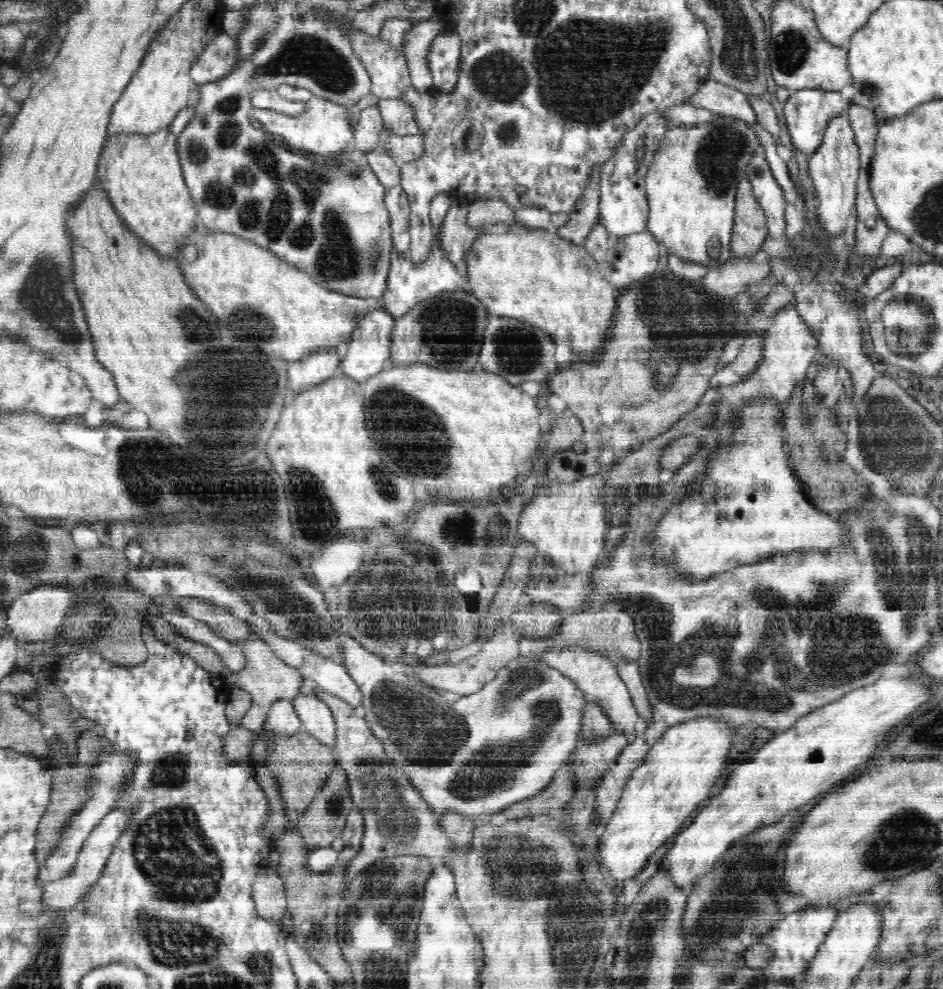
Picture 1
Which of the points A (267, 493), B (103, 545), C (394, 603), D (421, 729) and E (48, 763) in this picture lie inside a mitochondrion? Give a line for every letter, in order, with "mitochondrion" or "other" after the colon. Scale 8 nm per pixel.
A: mitochondrion
B: other
C: mitochondrion
D: mitochondrion
E: other

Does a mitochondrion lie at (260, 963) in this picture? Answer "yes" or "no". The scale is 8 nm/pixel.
yes

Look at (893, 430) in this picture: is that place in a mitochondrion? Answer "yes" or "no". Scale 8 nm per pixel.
yes

